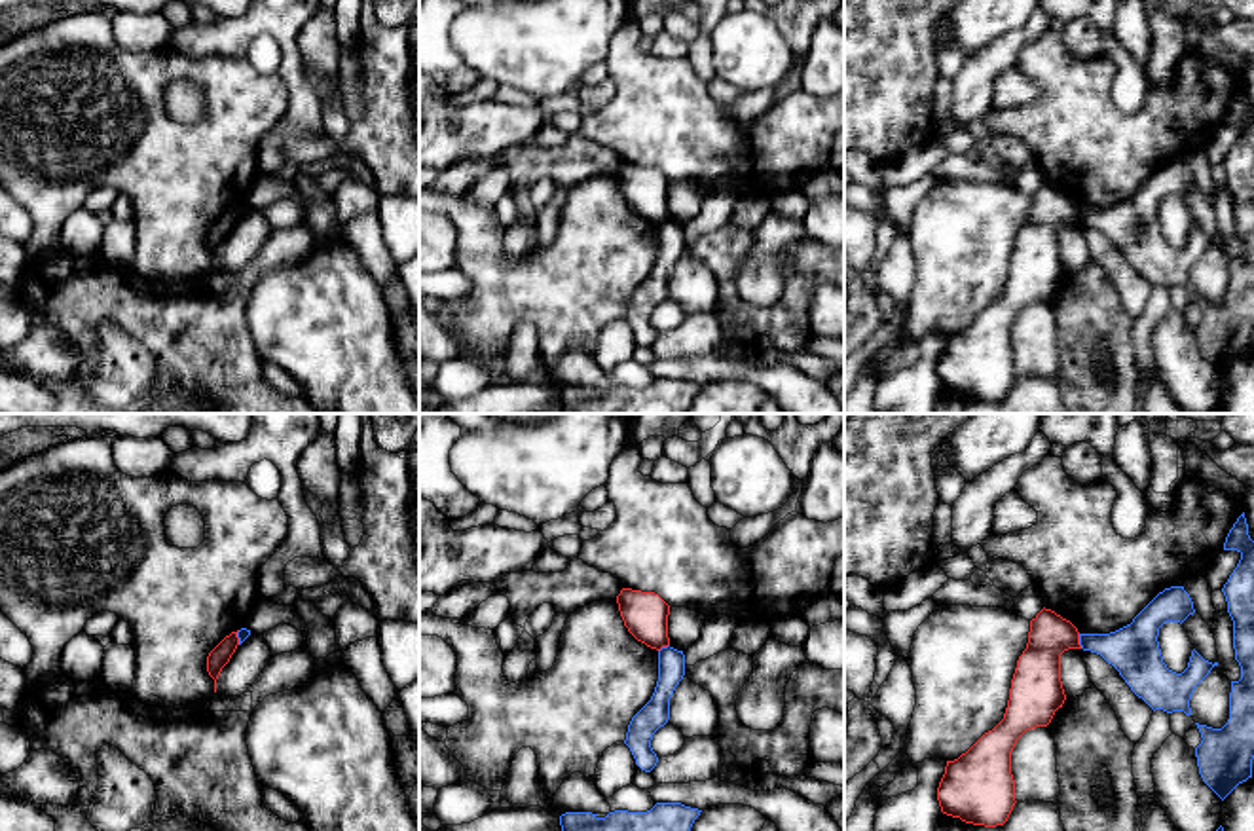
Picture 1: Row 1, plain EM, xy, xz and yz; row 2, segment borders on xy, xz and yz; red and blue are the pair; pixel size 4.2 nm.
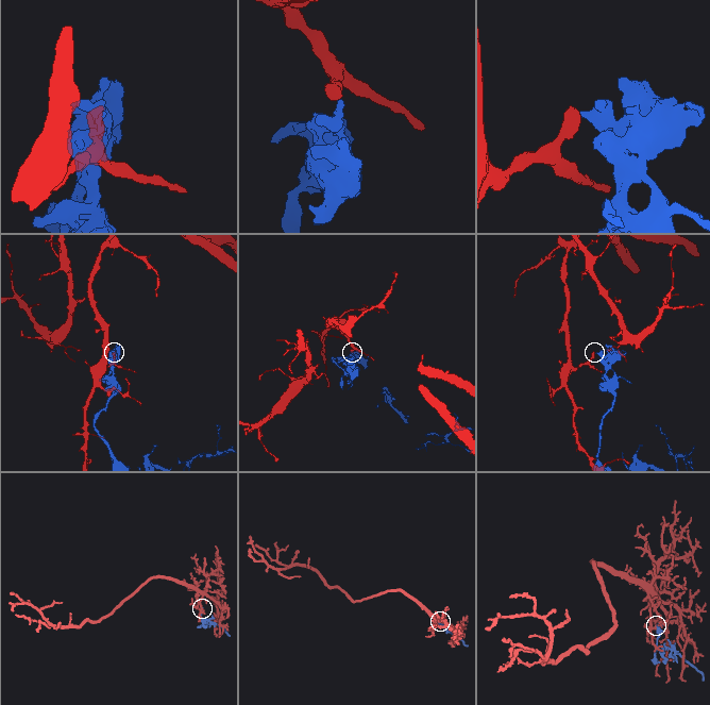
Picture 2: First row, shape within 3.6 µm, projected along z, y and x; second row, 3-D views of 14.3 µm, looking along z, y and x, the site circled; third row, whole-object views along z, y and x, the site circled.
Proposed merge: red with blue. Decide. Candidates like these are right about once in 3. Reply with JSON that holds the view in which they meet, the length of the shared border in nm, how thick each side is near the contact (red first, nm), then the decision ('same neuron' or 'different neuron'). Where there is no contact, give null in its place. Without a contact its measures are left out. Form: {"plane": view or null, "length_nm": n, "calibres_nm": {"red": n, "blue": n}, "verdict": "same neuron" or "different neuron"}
{"plane": "yz", "length_nm": 70, "calibres_nm": {"red": 220, "blue": 220}, "verdict": "different neuron"}

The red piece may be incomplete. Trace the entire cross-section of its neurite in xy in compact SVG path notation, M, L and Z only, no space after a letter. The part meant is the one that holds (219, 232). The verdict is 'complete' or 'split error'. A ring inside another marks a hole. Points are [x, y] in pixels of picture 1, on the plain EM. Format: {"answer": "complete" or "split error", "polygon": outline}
{"answer": "complete", "polygon": "M231 207L207 231L207 247L214 254L214 268L216 268L216 254L218 254L222 243L230 237L237 220L239 220L237 207Z"}

